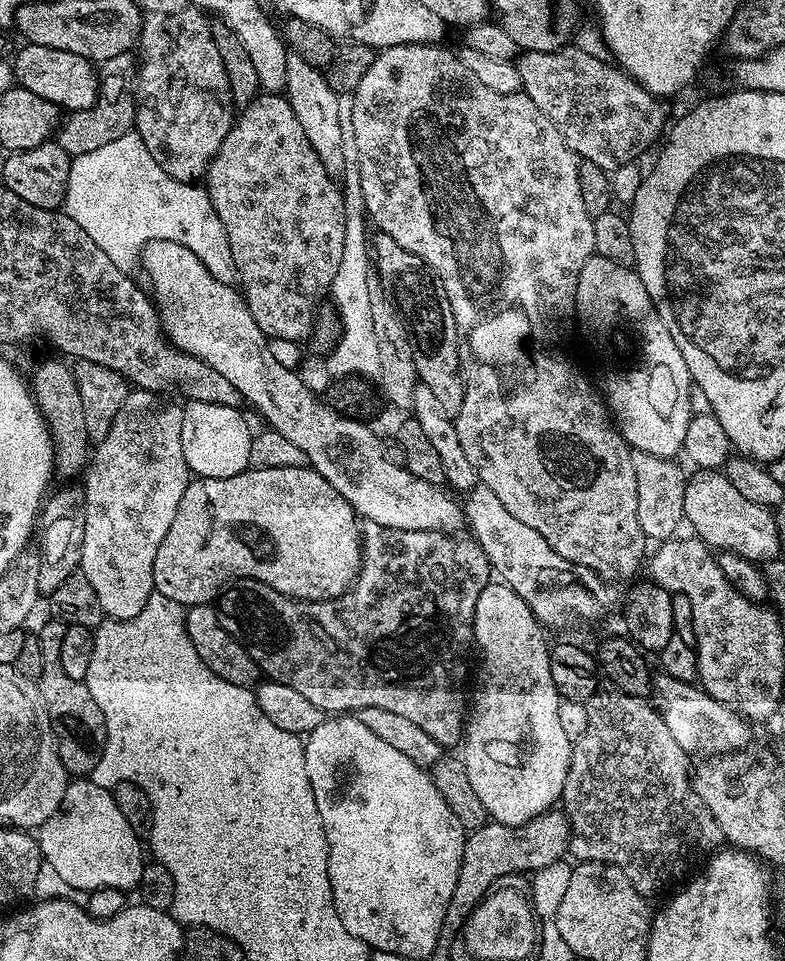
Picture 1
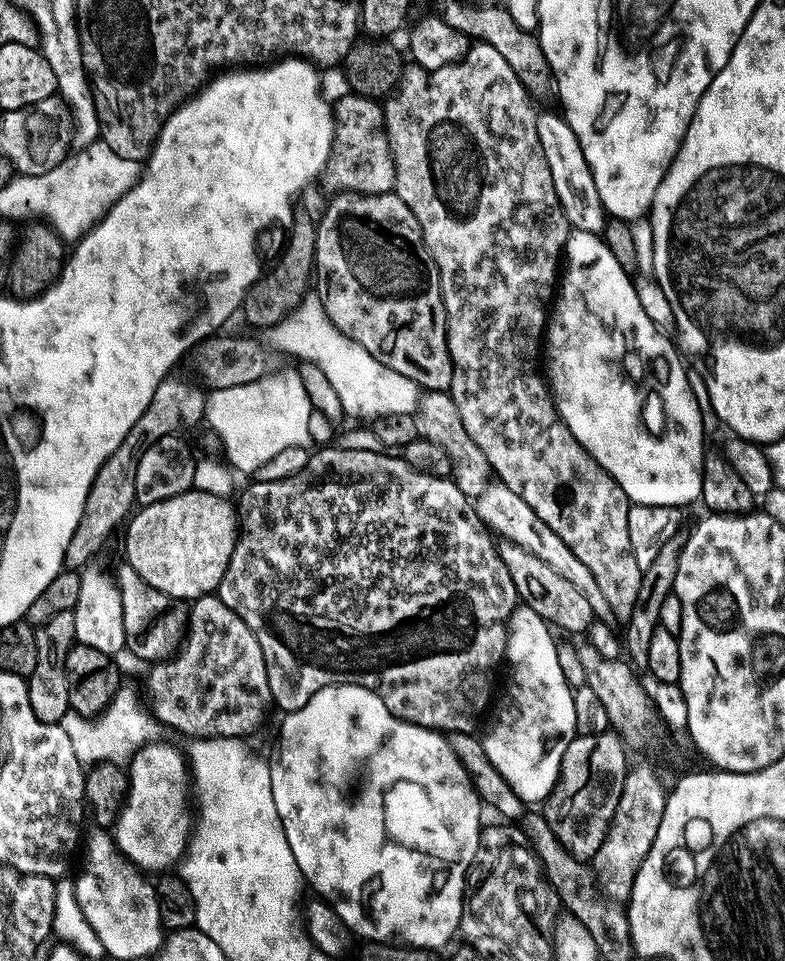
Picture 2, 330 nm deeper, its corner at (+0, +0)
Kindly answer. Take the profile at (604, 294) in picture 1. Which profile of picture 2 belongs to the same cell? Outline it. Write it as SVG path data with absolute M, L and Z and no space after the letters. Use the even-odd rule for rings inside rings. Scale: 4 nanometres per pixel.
M569 231L563 259L566 263L563 265L562 275L558 280L558 291L555 293L554 303L550 308L542 341L542 360L543 363L548 363L546 383L548 391L552 393L552 401L556 403L556 413L562 418L562 422L566 422L566 426L574 434L574 438L578 438L578 442L587 450L590 458L594 458L594 462L598 462L598 466L602 466L602 470L606 470L606 474L610 474L614 478L614 482L618 482L618 486L622 486L626 498L632 504L683 509L684 504L692 504L695 500L697 503L702 496L706 433L698 402L695 401L694 392L690 388L690 383L687 382L687 367L677 345L669 337L662 335L658 326L654 326L654 322L650 322L646 310L642 310L642 302L638 302L633 277L611 254L610 247L605 242L603 235L594 232Z

